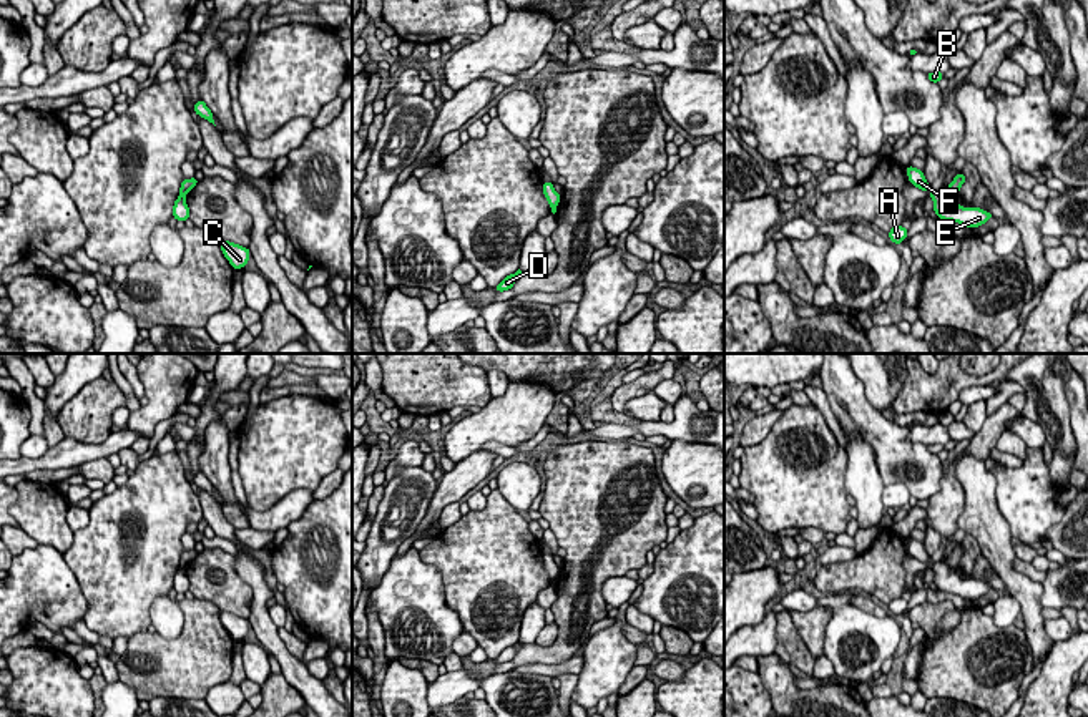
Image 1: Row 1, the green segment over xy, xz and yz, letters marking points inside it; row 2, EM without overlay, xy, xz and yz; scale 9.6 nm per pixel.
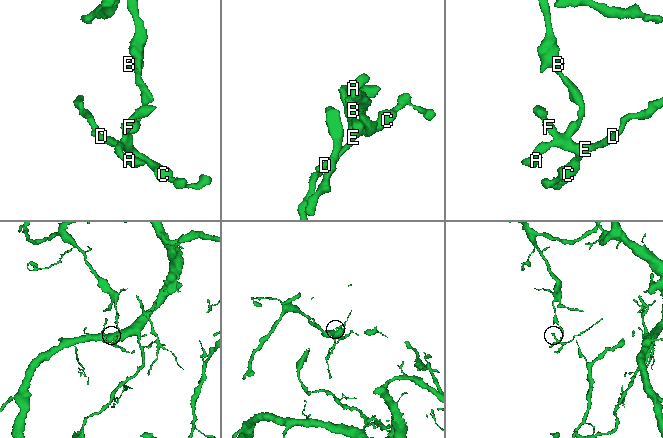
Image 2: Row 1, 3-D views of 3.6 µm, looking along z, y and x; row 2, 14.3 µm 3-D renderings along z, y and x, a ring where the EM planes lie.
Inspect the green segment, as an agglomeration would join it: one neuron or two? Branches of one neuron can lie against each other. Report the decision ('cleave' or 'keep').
cleave

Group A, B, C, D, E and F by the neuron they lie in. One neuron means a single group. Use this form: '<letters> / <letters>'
A C D E F / B

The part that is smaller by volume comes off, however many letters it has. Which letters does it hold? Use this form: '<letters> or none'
A, C, D, E, F

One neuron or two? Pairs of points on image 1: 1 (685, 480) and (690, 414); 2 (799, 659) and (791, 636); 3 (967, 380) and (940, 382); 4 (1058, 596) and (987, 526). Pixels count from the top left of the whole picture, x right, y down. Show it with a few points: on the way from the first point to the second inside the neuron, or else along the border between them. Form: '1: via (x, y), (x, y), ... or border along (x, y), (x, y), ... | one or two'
1: border along (670, 440), (706, 443) | two
2: via (798, 654), (791, 648), (791, 641) | one
3: via (960, 380), (947, 382) | one
4: border along (1043, 583), (1042, 606) | two

